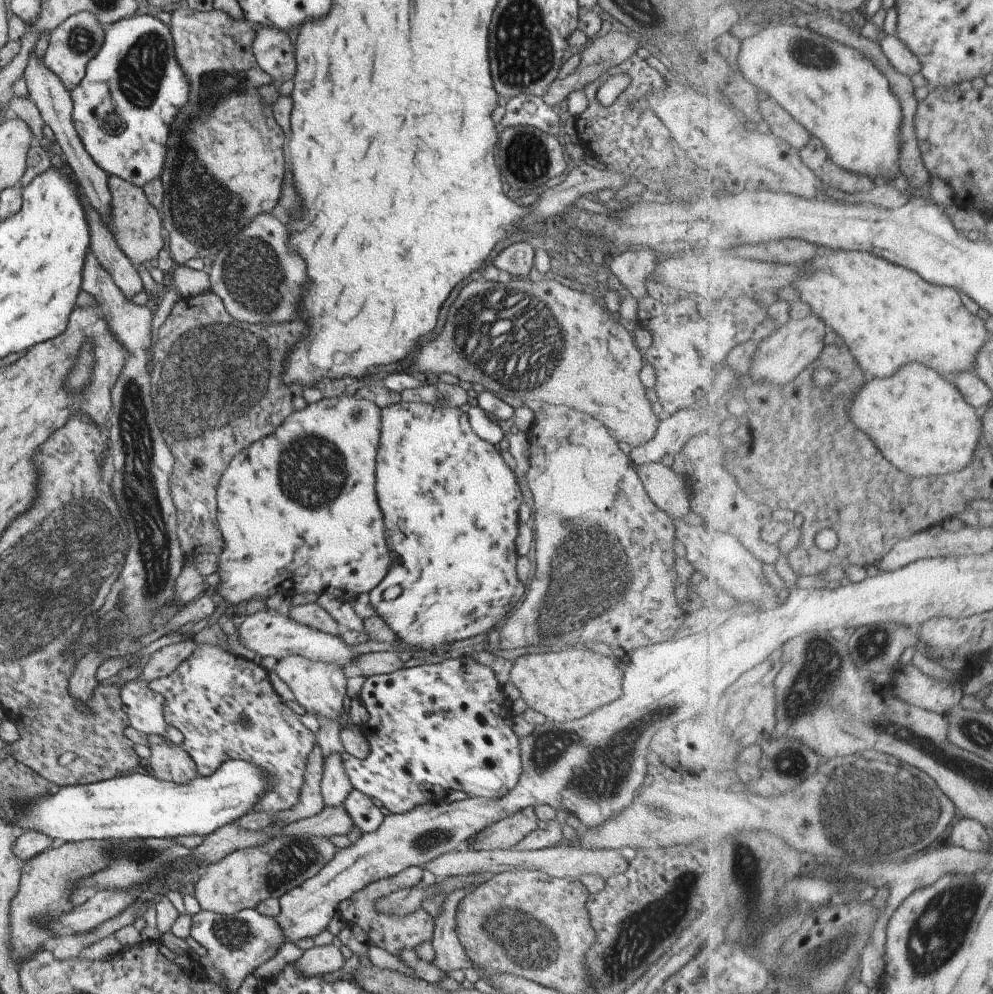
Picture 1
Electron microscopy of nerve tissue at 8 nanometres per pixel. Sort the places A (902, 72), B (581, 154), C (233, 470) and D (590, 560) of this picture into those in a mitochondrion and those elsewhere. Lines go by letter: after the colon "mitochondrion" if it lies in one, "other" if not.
A: other
B: other
C: other
D: mitochondrion

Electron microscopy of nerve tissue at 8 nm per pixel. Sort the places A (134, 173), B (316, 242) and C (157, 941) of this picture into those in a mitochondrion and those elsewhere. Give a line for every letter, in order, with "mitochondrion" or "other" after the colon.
A: other
B: other
C: other

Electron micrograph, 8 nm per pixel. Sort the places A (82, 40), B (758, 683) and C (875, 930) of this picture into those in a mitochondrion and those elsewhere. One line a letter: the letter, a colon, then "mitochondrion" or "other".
A: mitochondrion
B: other
C: other

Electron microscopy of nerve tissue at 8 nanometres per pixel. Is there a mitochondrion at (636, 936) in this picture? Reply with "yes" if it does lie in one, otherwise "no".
yes

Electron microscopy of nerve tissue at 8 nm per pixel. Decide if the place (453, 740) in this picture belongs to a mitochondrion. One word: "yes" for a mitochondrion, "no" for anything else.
no

